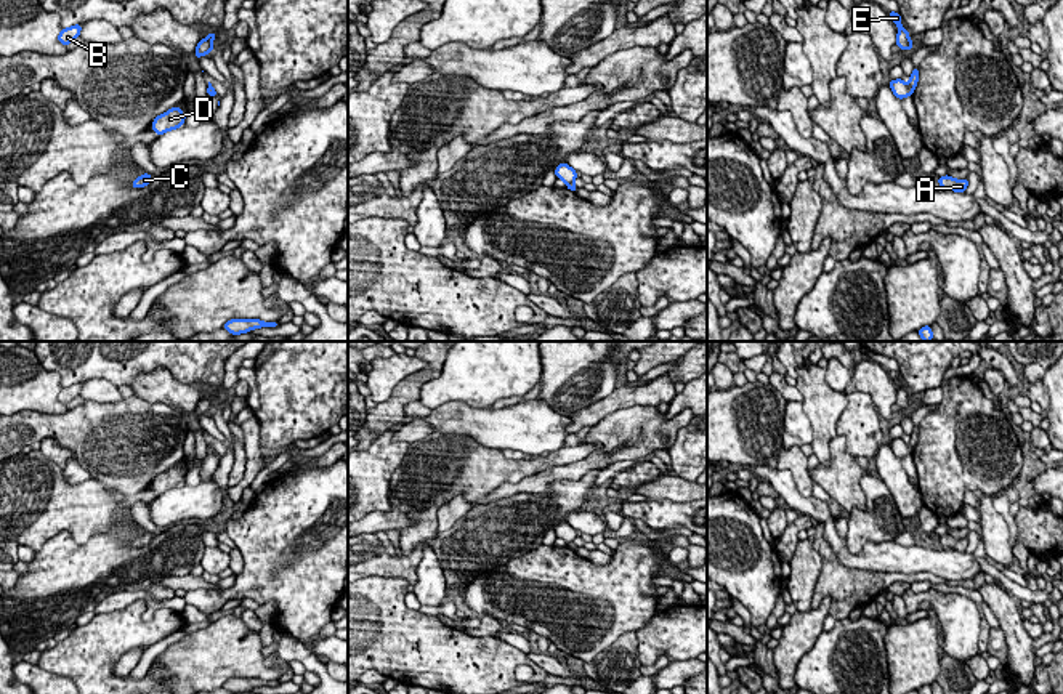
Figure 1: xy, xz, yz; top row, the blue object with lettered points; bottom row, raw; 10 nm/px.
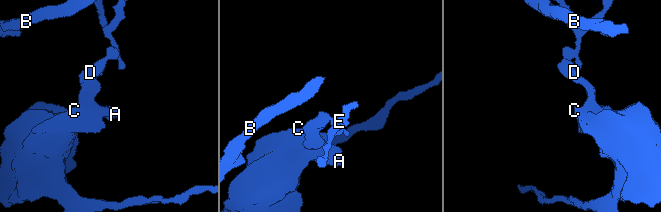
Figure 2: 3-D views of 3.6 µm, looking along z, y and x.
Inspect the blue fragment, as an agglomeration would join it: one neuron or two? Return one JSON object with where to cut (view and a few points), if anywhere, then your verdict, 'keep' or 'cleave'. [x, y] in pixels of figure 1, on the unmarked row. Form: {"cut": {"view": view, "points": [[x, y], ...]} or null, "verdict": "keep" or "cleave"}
{"cut": {"view": "yz", "points": [[906, 444], [909, 454]]}, "verdict": "cleave"}

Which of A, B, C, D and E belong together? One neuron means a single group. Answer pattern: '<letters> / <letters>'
A C D / B E

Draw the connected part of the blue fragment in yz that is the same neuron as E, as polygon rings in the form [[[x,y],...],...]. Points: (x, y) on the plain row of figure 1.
[[[888,370],[888,375],[895,380],[895,383],[898,385],[898,394],[896,394],[896,404],[901,409],[907,409],[911,410],[914,401],[909,399],[909,391],[901,385],[901,373],[895,372],[895,370]]]

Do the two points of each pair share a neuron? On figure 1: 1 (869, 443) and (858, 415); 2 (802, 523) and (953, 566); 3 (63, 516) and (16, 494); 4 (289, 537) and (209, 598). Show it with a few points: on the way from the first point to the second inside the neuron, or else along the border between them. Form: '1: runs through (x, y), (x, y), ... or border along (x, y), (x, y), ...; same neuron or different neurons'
1: runs through (864, 436), (860, 422); same neuron
2: border along (799, 513), (805, 513), (815, 523); different neurons
3: runs through (52, 505), (28, 500); same neuron
4: runs through (270, 558), (236, 592), (230, 593); same neuron

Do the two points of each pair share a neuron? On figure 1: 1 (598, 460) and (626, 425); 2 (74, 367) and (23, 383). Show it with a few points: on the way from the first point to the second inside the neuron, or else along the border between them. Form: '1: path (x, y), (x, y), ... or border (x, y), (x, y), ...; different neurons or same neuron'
1: path (602, 452), (621, 433); same neuron
2: border (37, 358), (45, 369), (60, 375), (63, 387); different neurons

